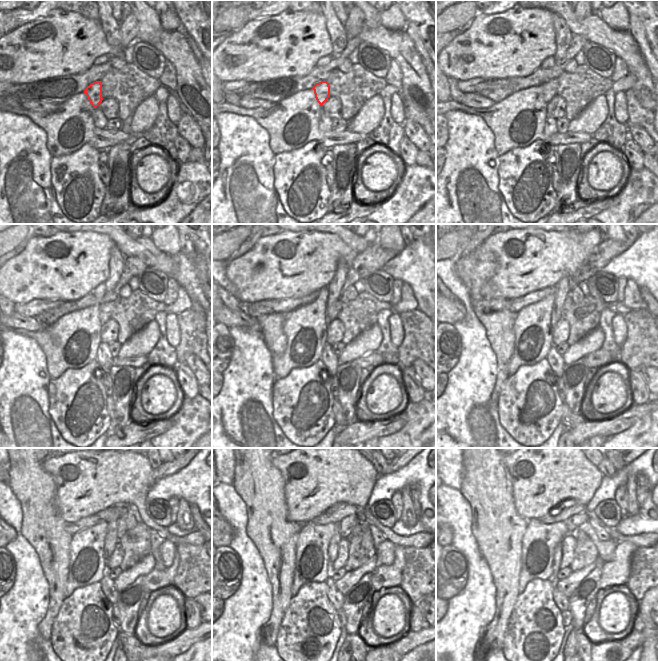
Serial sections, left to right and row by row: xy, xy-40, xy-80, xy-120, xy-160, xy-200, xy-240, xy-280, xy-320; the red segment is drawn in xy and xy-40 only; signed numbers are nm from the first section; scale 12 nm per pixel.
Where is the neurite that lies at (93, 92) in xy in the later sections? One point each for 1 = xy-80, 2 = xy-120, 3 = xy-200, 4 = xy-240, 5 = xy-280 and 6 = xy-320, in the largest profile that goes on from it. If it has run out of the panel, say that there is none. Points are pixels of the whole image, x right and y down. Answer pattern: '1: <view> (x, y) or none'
1: xy-80 (550, 88)
2: xy-120 (106, 309)
3: xy-200 (568, 302)
4: xy-240 (121, 523)
5: xy-280 (347, 524)
6: xy-320 (574, 521)

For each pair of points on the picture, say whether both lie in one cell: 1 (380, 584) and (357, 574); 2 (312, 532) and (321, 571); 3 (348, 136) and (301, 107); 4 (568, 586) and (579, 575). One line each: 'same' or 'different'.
1: different
2: same
3: same
4: same

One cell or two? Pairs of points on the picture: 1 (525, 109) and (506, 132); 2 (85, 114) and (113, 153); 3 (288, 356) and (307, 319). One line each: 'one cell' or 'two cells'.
1: one cell
2: two cells
3: one cell

